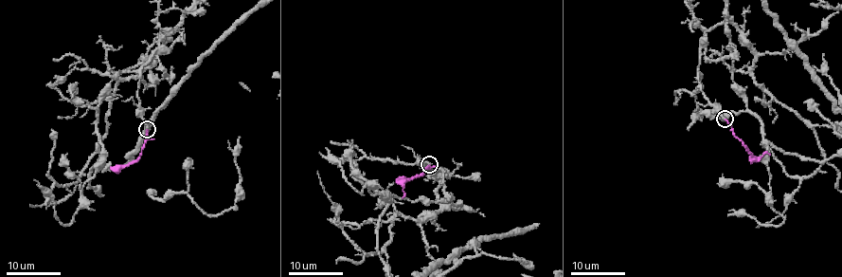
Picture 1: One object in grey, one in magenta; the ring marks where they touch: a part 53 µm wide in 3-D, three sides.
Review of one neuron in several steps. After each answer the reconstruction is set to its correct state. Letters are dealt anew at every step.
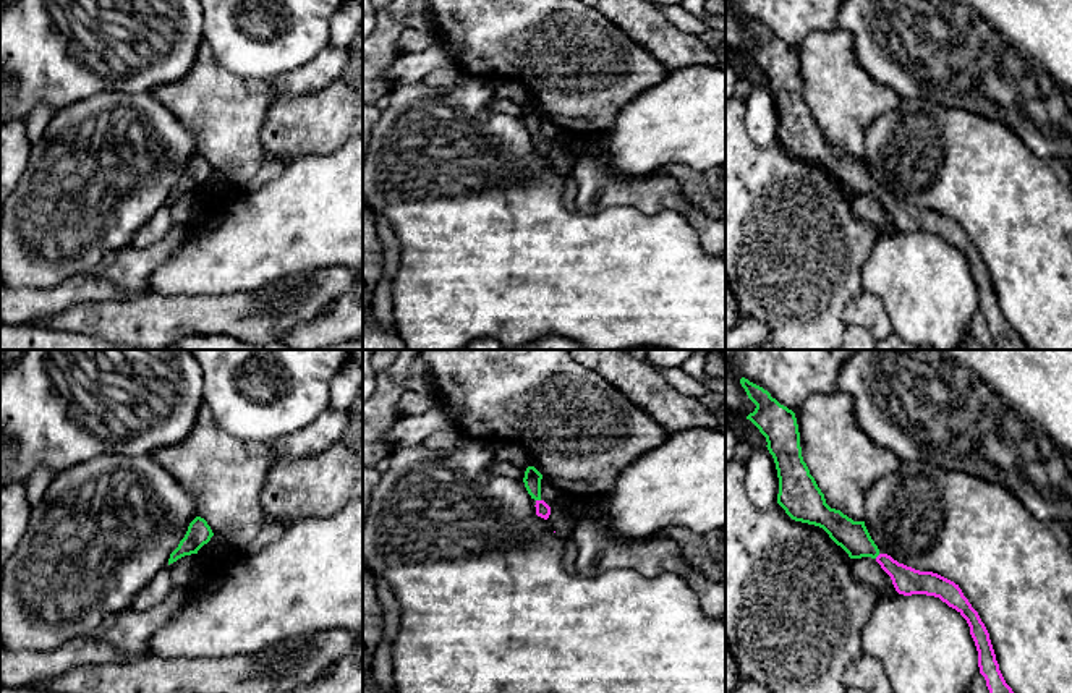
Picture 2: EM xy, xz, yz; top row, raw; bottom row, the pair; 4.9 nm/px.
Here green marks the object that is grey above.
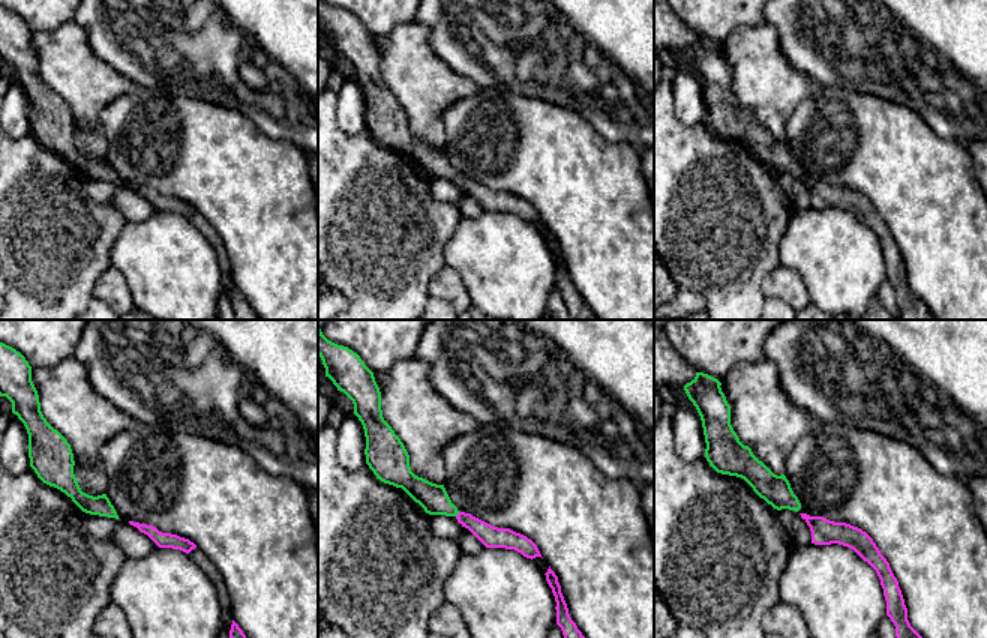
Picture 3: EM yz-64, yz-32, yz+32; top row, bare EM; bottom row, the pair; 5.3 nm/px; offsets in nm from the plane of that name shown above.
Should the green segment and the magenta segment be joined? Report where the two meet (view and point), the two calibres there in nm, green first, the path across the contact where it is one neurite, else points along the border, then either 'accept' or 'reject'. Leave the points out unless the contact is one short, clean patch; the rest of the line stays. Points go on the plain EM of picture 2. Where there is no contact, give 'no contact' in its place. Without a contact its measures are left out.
contact xz (538, 136); calibres 90 and 70 nm; way xz (531, 117), (538, 136), (543, 148); accept

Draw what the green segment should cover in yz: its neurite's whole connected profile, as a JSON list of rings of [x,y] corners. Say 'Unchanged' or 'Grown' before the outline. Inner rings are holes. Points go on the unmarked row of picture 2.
Grown. [[[742,15],[740,21],[756,42],[747,57],[766,74],[766,84],[774,96],[779,115],[777,141],[785,151],[795,159],[823,165],[850,196],[874,196],[891,214],[899,232],[934,233],[955,246],[970,264],[970,272],[978,288],[980,311],[986,317],[994,342],[993,350],[1030,350],[1006,321],[989,270],[959,222],[938,210],[915,207],[899,201],[887,191],[881,191],[865,159],[853,159],[840,147],[831,146],[803,99],[795,50],[748,16]]]

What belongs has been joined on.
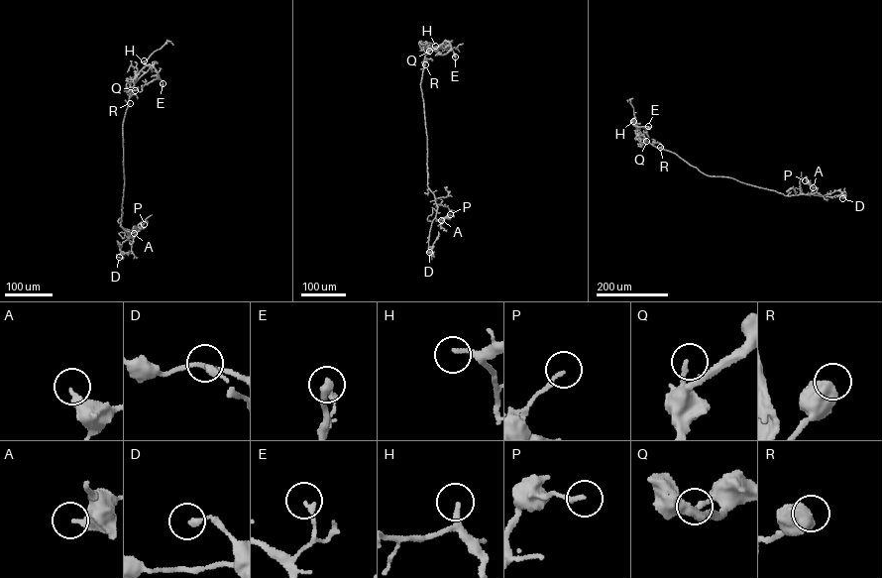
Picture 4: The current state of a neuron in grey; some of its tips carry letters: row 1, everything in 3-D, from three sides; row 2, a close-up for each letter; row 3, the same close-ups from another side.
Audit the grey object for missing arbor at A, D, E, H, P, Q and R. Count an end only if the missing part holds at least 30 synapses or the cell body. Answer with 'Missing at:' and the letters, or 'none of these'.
Missing at: none of these

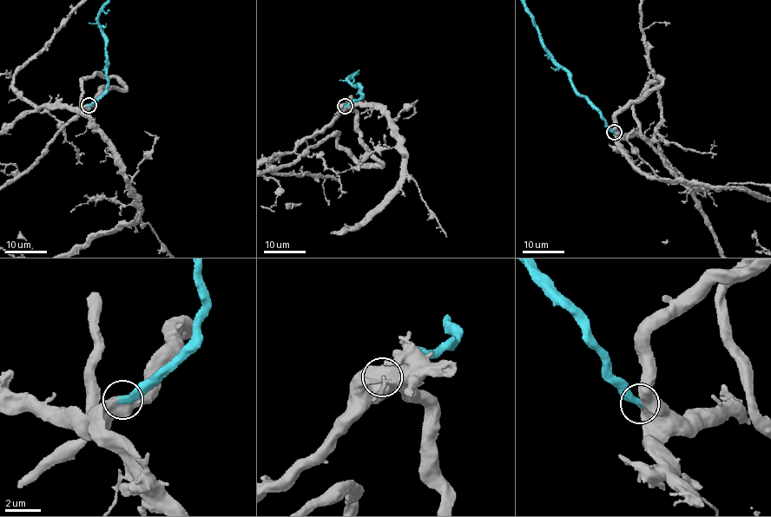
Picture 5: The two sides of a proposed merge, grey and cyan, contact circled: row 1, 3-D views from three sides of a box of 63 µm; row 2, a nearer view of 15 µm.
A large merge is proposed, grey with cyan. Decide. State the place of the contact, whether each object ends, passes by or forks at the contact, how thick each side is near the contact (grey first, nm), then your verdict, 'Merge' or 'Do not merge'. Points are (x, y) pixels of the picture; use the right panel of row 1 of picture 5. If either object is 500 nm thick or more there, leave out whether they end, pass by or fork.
Place: (614, 132). Thickness 600 nm (grey) against 440 nm. Merge

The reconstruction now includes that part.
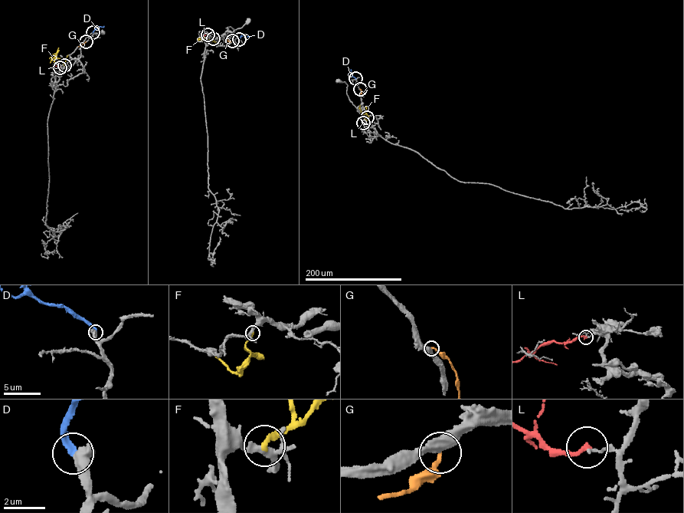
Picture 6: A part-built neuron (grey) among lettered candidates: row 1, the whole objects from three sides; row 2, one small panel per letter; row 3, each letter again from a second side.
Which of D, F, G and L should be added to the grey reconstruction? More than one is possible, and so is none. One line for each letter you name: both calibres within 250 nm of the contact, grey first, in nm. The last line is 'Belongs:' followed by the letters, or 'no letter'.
D: Thickness 550 nm (grey) against 300 nm
Belongs: D

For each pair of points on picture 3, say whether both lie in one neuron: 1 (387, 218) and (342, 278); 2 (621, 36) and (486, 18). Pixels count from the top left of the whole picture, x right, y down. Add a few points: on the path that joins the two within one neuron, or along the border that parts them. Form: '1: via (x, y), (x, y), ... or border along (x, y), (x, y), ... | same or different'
1: via (374, 233), (374, 246), (357, 263) | same
2: via (588, 24), (549, 24), (543, 18), (519, 18) | same

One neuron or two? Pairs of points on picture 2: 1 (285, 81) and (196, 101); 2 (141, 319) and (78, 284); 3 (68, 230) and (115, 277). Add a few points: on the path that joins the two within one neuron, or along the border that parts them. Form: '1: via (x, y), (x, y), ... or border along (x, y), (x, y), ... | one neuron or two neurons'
1: via (263, 93), (248, 101), (219, 101) | one neuron
2: border along (143, 295), (89, 300), (68, 310) | two neurons
3: border along (130, 243), (109, 251), (88, 271), (65, 279) | two neurons

